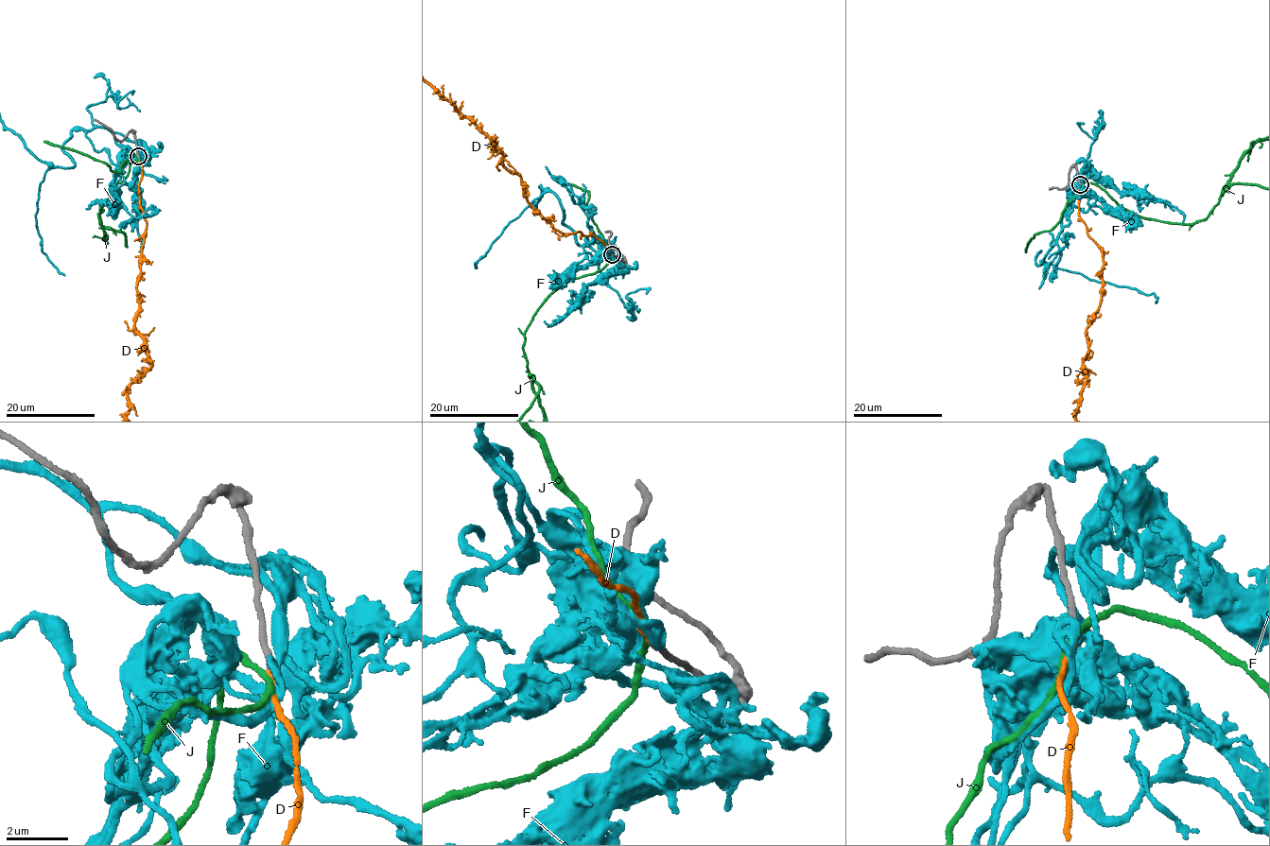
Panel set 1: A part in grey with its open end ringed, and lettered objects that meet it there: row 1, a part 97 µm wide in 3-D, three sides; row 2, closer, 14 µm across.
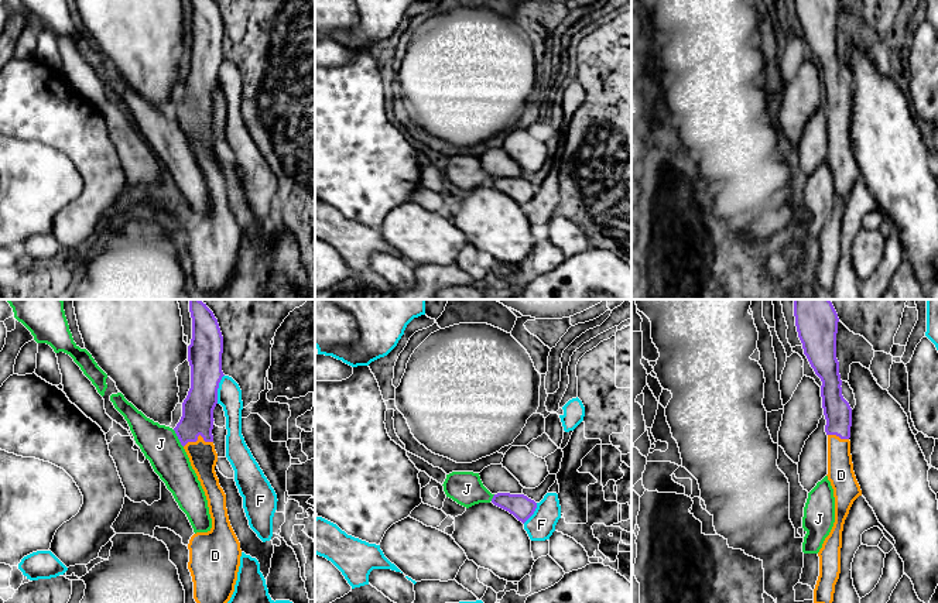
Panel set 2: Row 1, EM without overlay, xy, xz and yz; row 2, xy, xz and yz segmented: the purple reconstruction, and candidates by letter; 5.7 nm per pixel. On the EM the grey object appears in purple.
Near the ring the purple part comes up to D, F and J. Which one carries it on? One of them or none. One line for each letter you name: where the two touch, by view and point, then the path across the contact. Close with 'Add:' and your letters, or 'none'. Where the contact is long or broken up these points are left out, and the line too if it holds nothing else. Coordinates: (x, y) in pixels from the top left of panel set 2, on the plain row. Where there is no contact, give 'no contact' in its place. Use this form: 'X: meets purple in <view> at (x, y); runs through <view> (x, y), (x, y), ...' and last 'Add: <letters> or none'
D: meets purple in xy at (197, 122); runs through xy (198, 91), (197, 122), (202, 139)
Add: D

